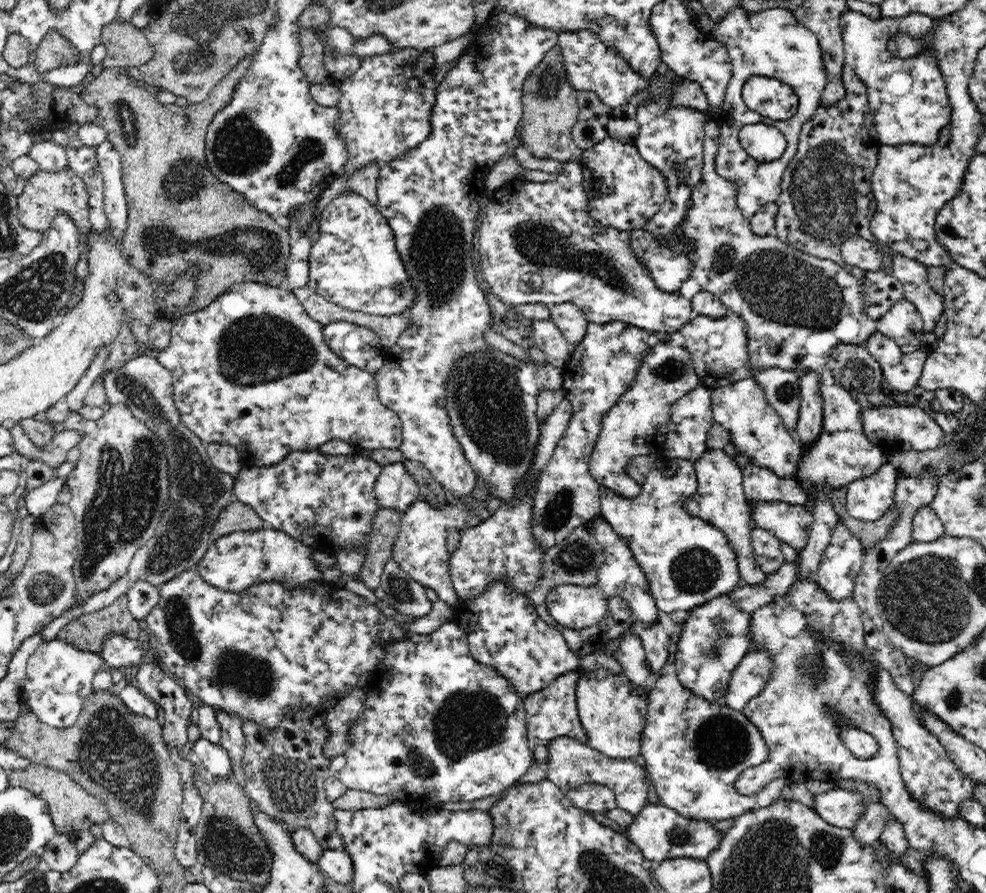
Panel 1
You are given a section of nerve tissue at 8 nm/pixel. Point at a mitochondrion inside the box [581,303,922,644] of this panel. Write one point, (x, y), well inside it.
(695, 570)

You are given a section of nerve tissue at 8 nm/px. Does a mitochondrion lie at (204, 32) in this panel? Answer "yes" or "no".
yes

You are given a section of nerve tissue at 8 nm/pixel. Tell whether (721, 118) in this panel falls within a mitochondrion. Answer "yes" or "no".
no

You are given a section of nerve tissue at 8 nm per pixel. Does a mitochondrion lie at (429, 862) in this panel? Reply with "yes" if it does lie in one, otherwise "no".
no

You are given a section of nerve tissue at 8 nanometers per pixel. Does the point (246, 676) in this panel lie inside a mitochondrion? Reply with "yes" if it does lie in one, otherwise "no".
yes

